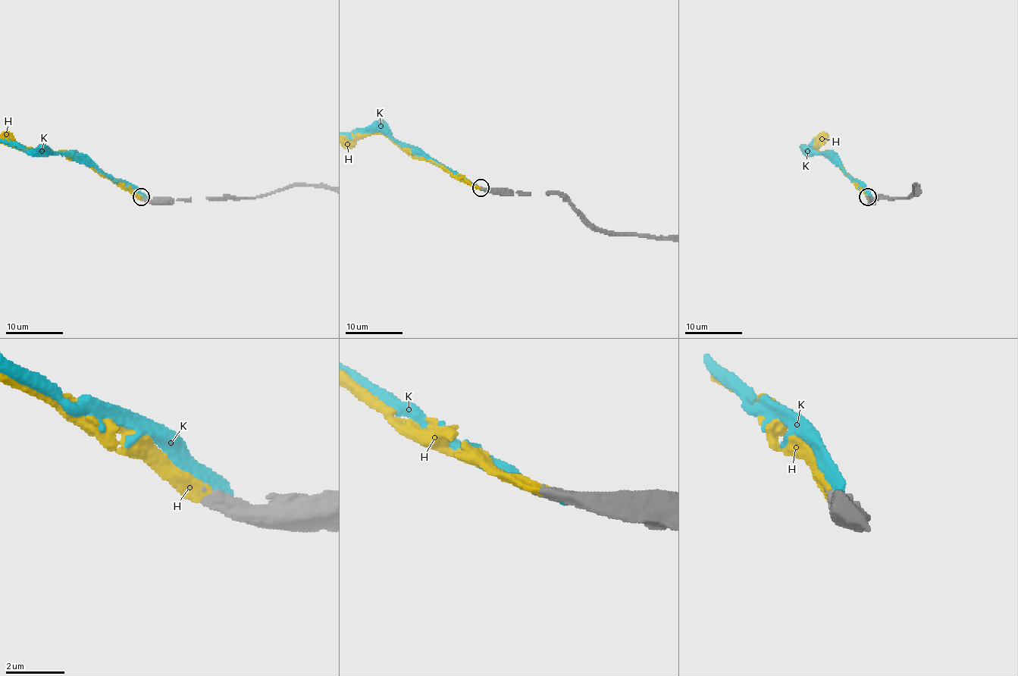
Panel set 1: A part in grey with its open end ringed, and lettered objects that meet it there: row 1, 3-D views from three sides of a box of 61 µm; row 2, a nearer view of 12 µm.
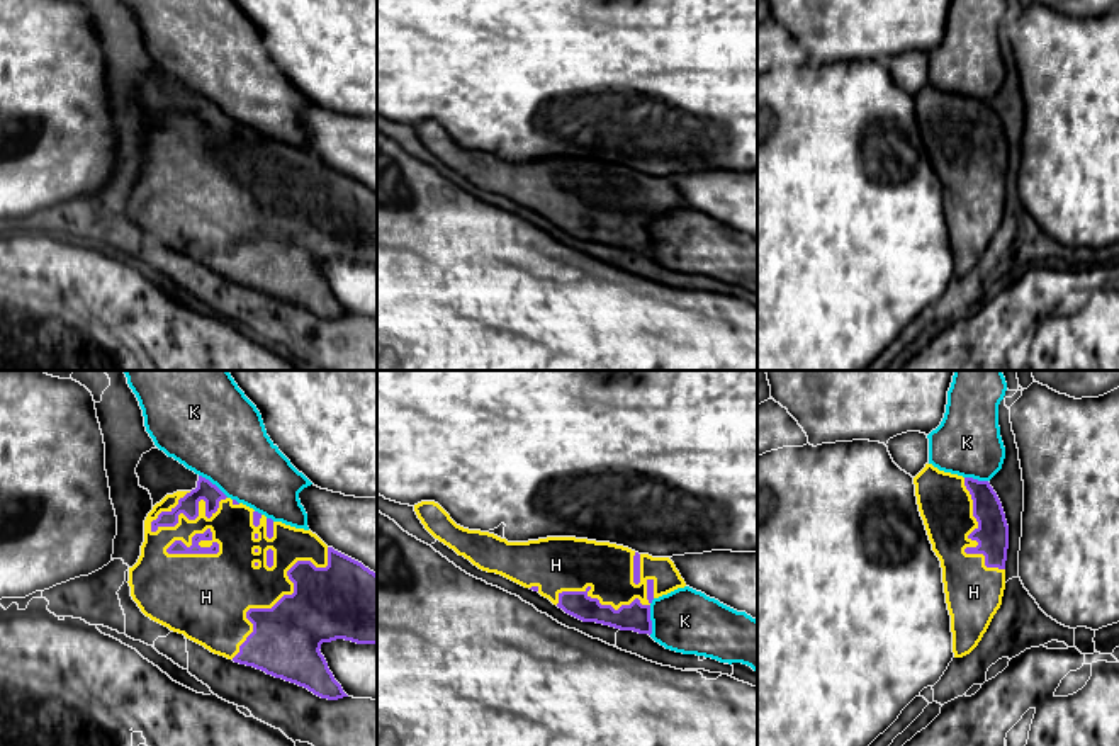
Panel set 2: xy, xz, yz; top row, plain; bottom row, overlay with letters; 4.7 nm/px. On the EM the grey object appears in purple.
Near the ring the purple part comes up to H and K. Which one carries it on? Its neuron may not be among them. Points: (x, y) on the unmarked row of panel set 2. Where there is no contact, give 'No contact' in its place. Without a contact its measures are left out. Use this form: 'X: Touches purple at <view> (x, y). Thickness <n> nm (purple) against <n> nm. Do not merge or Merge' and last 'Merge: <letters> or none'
H: Touches purple at xy (197, 133). Thickness 100 nm (purple) against 200 nm. Merge
K: Touches purple at xz (649, 237). Thickness 130 nm (purple) against 300 nm. Do not merge
Merge: H

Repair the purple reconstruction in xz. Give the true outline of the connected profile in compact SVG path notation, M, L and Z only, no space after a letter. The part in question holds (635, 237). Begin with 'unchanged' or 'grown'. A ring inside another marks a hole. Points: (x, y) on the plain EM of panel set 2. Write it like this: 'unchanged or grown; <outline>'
grown; M421 121L414 124L414 131L435 158L469 178L479 189L501 194L538 211L565 233L582 241L596 241L650 255L652 219L686 206L669 177L652 177L623 165L576 156L508 161L494 153L457 144L435 121Z

